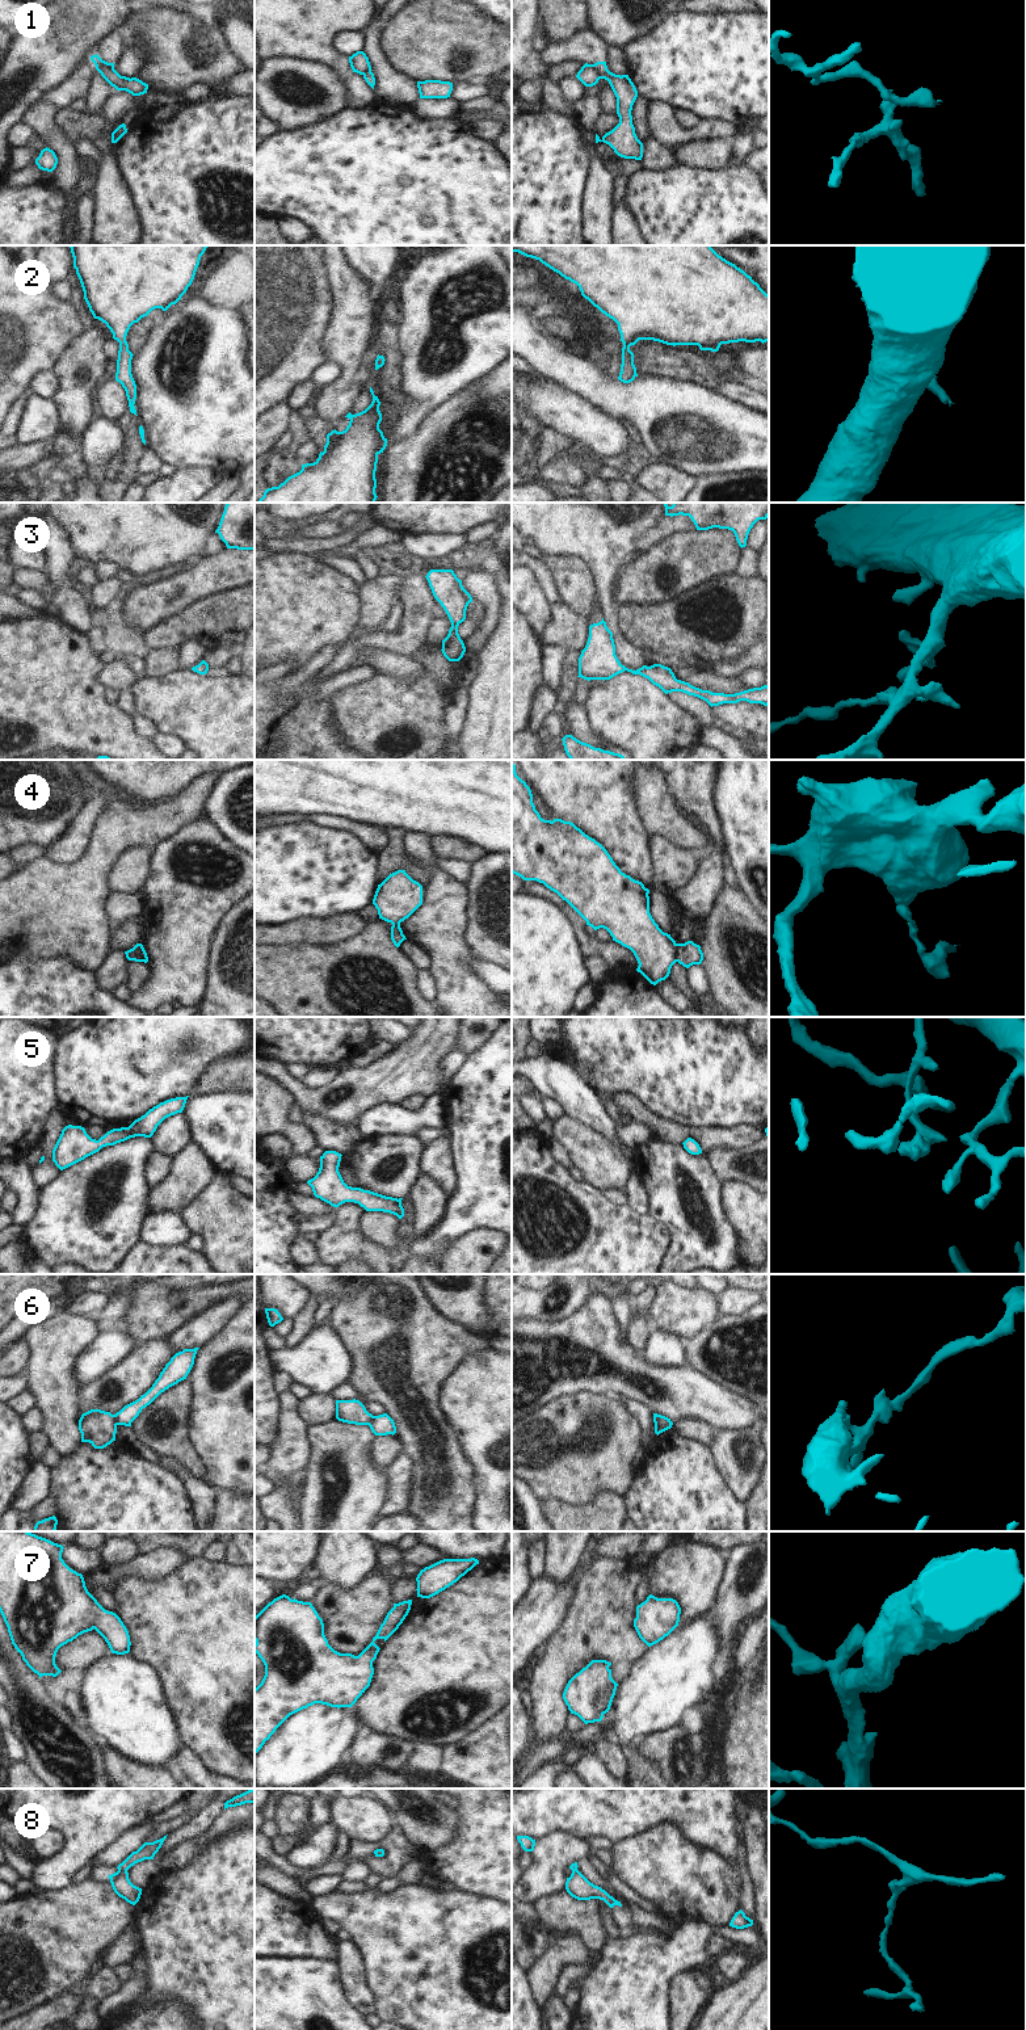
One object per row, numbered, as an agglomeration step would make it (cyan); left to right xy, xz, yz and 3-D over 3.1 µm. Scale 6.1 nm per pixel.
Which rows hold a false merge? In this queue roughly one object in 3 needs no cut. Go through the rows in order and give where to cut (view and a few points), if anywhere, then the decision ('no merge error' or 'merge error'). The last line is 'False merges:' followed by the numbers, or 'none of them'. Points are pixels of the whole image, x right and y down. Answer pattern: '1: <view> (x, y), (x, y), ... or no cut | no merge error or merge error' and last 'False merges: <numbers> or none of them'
1: yz (592, 64), (600, 78) | merge error
2: no cut | no merge error
3: no cut | no merge error
4: yz (677, 944), (676, 961) | merge error
5: no cut | no merge error
6: xy (114, 1415), (117, 1424) | merge error
7: no cut | no merge error
8: no cut | no merge error
False merges: 1, 4, 6

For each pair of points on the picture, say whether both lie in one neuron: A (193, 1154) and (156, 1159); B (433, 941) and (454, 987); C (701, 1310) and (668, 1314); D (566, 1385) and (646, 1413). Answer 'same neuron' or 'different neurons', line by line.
A: different neurons
B: same neuron
C: same neuron
D: different neurons

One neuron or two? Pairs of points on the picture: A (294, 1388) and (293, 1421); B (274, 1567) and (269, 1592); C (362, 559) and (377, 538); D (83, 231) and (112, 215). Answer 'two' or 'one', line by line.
A: two
B: two
C: two
D: two

